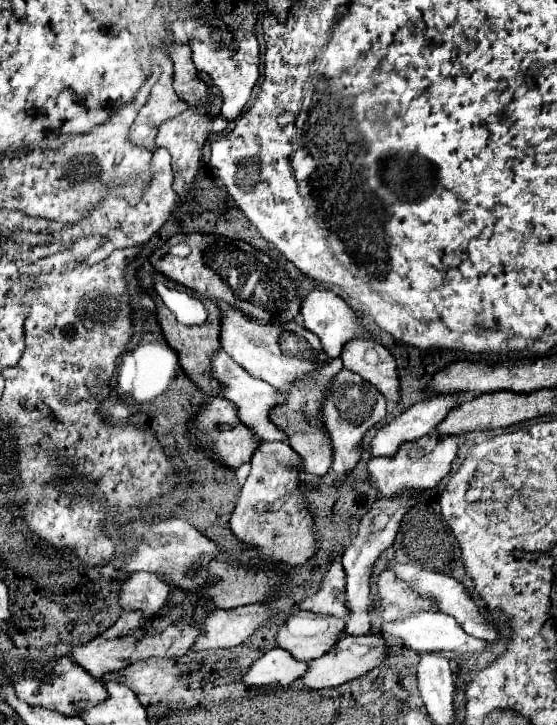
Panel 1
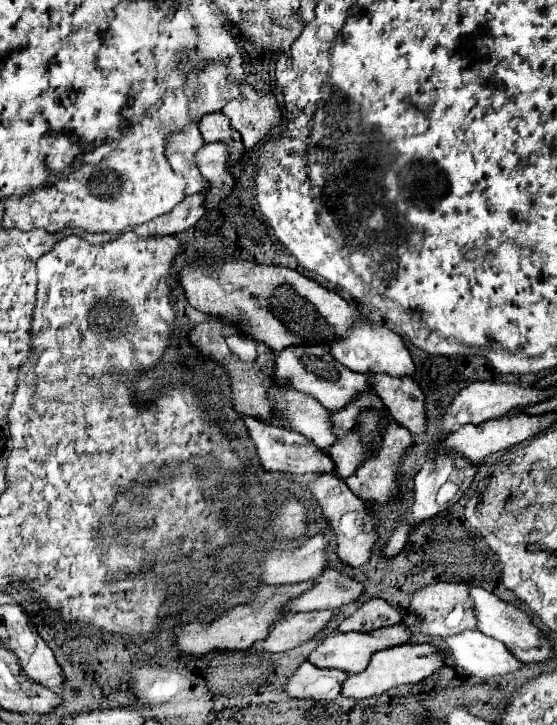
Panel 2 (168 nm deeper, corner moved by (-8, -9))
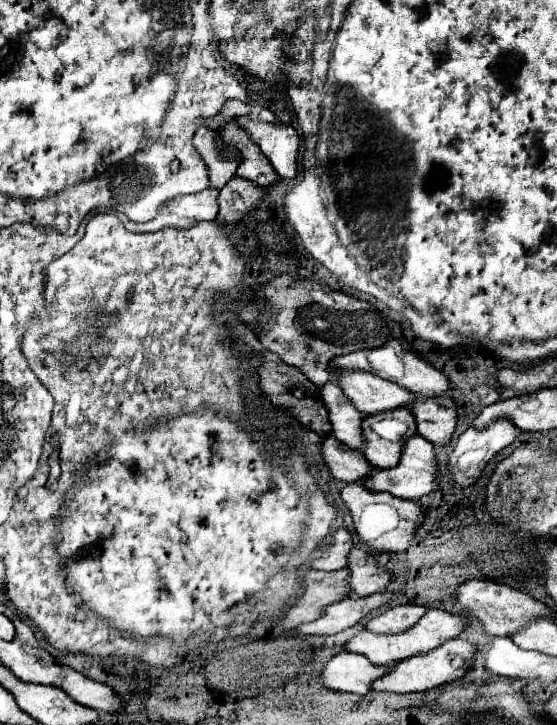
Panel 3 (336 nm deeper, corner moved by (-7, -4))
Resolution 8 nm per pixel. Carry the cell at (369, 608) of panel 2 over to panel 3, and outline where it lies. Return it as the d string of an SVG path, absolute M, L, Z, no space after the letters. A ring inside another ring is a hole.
M396 605L384 609L384 613L378 613L376 617L368 619L364 627L368 631L380 633L380 635L394 635L400 631L408 631L408 627L414 627L414 623L420 621L420 617L426 613L426 607L420 605Z

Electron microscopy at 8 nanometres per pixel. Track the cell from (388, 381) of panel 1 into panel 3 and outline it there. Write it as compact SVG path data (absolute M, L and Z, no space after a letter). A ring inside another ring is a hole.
M430 397L416 399L410 407L418 423L418 433L438 447L446 447L452 439L452 433L458 423L456 403L452 397Z

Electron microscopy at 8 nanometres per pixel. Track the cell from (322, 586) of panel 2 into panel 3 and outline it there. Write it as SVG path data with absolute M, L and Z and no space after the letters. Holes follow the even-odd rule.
M352 549L348 569L350 569L348 585L352 589L352 597L366 597L372 593L380 593L392 581L392 573L380 567L374 555L366 549Z

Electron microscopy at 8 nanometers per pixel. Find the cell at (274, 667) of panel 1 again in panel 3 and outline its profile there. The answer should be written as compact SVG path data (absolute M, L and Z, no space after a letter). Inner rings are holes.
M342 651L332 661L326 663L322 671L322 681L332 691L350 691L366 695L372 689L372 683L388 671L386 667L372 665L364 655Z

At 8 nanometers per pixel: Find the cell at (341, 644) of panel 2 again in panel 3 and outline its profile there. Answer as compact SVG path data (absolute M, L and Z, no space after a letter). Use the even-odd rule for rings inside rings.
M428 609L428 613L420 619L420 623L416 623L412 629L408 629L404 633L378 635L378 633L372 633L372 631L364 629L354 639L350 639L344 645L344 649L368 657L374 665L388 665L388 663L396 663L400 659L410 659L412 655L428 653L434 647L438 647L440 643L446 643L448 639L460 637L460 633L466 625L468 625L468 619L464 619L464 615L454 615L454 613L448 613L448 611L442 611L442 609Z

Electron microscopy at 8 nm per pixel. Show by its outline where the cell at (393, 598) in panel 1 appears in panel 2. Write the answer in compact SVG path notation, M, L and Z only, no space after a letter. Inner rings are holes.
M435 582L435 584L415 588L411 592L411 602L407 606L407 612L413 612L417 616L417 632L423 636L435 638L435 636L459 634L463 630L475 630L473 604L467 594L467 584Z

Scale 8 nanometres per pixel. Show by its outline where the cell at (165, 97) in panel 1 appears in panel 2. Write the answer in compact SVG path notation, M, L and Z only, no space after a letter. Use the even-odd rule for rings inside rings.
M189 120L181 128L181 132L171 134L165 142L165 154L167 154L167 160L169 160L171 168L177 174L181 174L187 182L185 196L203 192L207 188L207 182L201 178L199 170L191 164L191 158L201 148L201 144L203 144L203 138L199 134L199 128L197 128L195 120Z

